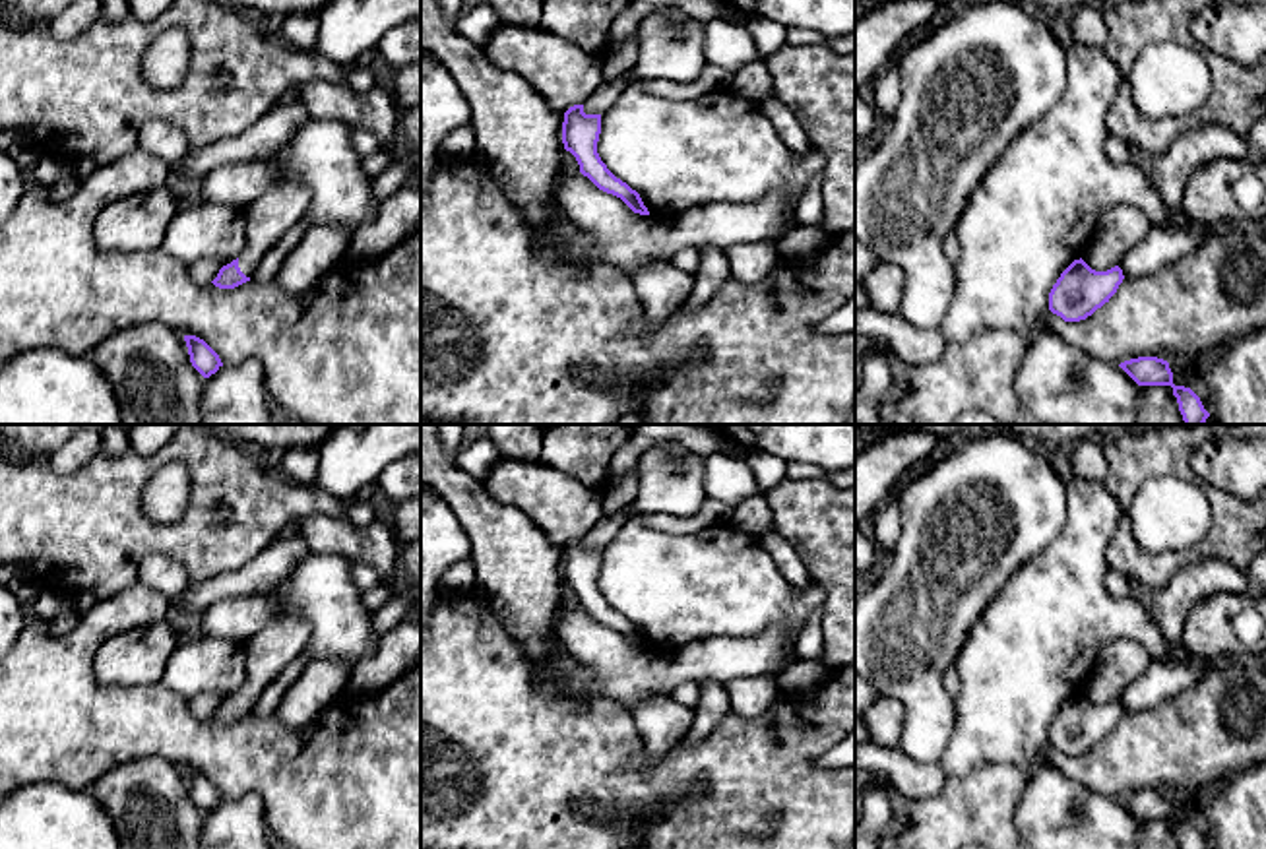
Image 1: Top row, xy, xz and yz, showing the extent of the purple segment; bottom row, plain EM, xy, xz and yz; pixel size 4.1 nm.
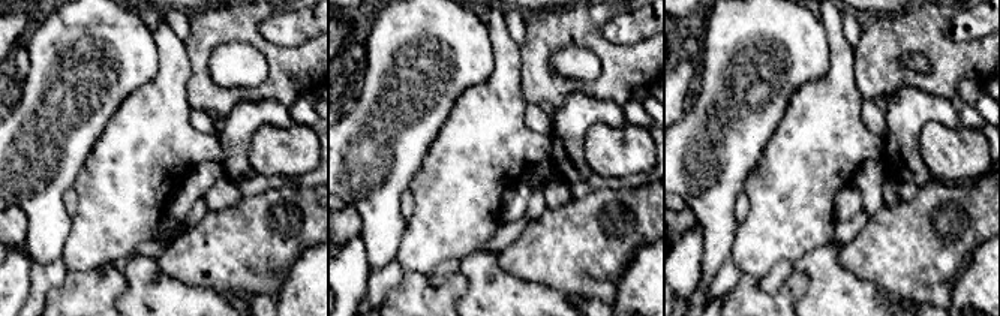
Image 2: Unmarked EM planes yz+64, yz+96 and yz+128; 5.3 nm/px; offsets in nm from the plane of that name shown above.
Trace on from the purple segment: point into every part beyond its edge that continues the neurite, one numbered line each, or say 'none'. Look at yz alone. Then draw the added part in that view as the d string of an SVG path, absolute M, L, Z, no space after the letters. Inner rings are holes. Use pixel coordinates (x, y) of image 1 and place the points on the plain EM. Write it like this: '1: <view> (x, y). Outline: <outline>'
none

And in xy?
1: xy (282, 640). Outline: M281 616L246 642L248 669L246 682L238 690L238 702L252 711L262 690L306 647L310 626L299 616Z

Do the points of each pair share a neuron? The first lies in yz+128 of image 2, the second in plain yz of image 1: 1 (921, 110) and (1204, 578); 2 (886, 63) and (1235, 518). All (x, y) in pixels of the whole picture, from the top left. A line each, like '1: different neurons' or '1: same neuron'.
1: same neuron
2: same neuron

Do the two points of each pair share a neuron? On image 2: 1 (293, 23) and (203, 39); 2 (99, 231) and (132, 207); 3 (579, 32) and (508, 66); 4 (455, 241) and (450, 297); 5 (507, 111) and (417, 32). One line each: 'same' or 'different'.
1: different
2: same
3: different
4: different
5: different

